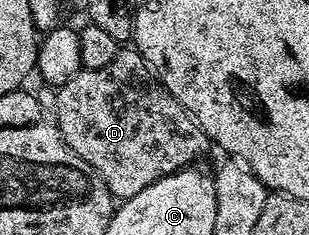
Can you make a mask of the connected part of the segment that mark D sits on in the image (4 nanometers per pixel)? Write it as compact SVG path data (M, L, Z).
M133 46L123 47L108 62L108 66L100 66L100 70L83 68L73 76L67 84L58 88L58 119L56 121L60 134L66 145L77 156L84 158L92 170L102 175L111 196L119 201L132 198L132 194L140 194L144 186L152 186L165 176L191 167L209 148L212 142L204 134L204 130L190 117L190 112L168 94L168 90L151 72L146 60Z

